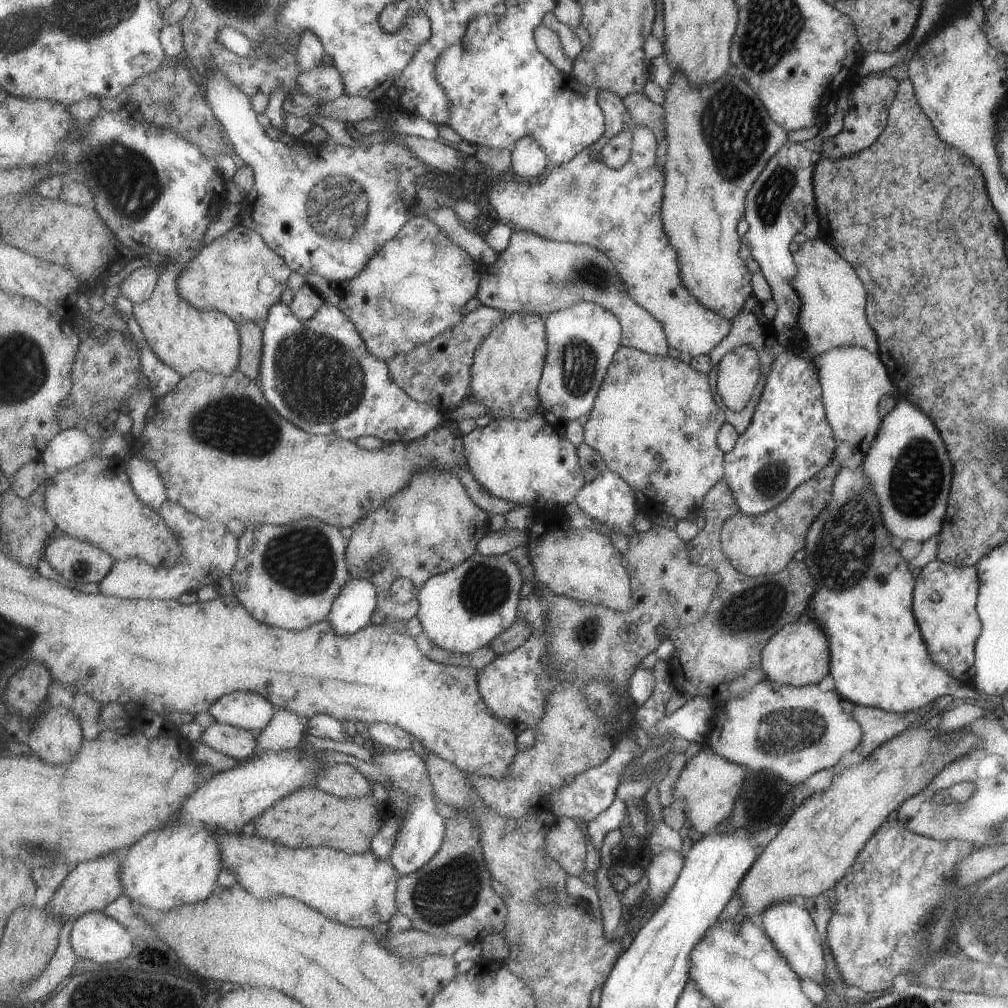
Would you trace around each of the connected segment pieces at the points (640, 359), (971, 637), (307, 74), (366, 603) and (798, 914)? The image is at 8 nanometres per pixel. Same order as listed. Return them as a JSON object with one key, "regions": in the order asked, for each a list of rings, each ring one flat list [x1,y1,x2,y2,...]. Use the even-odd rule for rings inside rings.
{"regions":[[[621,347,614,356,615,360,609,365,609,374,607,380,603,382,603,392,598,392,599,400,595,401,594,407,590,412,589,420,583,426,583,442,592,446,605,459,607,466,613,472,619,473,623,479,630,484,638,496,640,510,647,514,673,514,674,517,681,521,688,514,701,512,707,493,726,475,726,454,718,445,718,436,722,426,727,423,725,410,719,408,715,402,713,386,709,384,709,376,693,368,690,363,682,362,678,358,669,357,668,355,659,356,651,355,648,352,634,349,631,347]],[[938,558,917,570,914,590,914,615,931,660,958,681,973,664,973,644,981,634,977,613,980,587,976,568,944,563]],[[321,63,311,70,303,71,298,84,302,88,303,101,312,101,312,106,318,105,319,100,333,101,346,94,342,72,334,64]],[[350,577,349,583,346,584,346,587,338,594,337,599,334,600,333,608,328,619,335,632,341,636,355,634,371,623,371,618,373,620,373,614,375,614,377,607,378,589,375,584,363,577]],[[787,899,782,903,770,904,759,915,762,927,766,936,775,941,775,948,790,963,790,967,799,975,799,978,810,978,814,983,825,984,825,974,823,968,823,952,819,945,818,936,813,926,813,920,809,917,809,912,795,899]]]}

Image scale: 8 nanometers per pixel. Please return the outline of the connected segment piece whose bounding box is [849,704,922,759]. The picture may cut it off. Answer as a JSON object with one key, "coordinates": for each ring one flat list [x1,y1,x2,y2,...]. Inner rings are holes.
{"coordinates":[[850,704,849,710,861,725,862,738,858,745,863,759,875,748,915,725,922,716,920,708,904,713,892,713,880,708]]}

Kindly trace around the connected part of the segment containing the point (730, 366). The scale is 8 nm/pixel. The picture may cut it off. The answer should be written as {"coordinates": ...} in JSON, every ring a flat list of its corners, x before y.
{"coordinates":[[739,345,730,350,719,363,717,390,724,404,739,412,759,378,759,359,752,346]]}

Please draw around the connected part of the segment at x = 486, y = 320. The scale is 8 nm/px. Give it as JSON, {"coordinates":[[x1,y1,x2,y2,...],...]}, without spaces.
{"coordinates":[[481,304,464,316,457,326,438,334,429,342,420,344,407,354,400,354,387,360,391,376,416,401,437,407,442,412,451,406,459,406,472,390,472,368,474,354,479,345,500,325,505,313]]}

